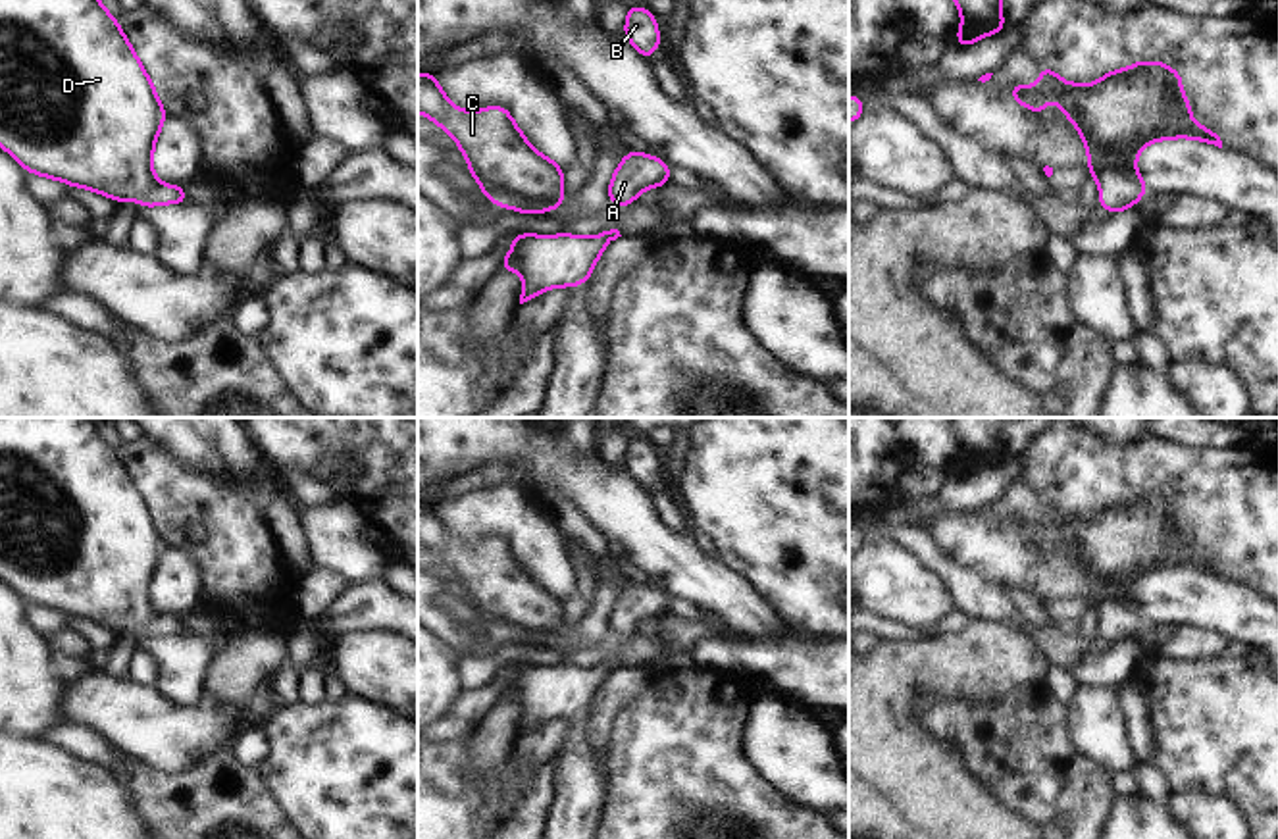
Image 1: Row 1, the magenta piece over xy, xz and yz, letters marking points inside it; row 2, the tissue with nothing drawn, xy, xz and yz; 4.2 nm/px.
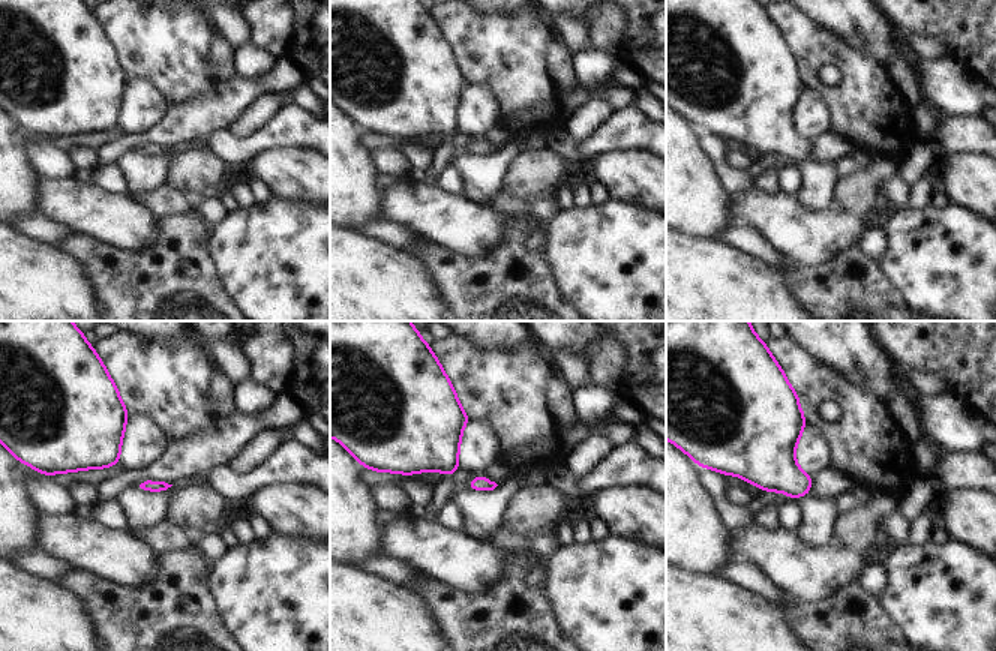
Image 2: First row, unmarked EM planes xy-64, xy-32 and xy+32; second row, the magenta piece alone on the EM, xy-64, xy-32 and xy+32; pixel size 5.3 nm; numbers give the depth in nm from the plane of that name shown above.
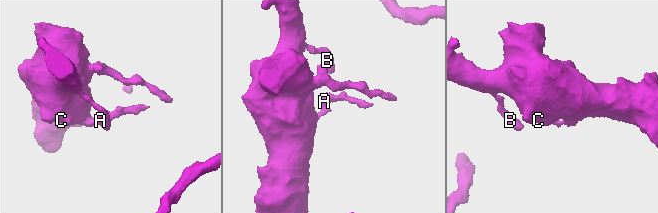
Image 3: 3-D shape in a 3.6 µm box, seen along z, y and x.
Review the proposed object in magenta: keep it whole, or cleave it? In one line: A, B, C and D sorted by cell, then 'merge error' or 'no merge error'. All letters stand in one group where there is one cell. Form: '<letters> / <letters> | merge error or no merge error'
A B C D | no merge error

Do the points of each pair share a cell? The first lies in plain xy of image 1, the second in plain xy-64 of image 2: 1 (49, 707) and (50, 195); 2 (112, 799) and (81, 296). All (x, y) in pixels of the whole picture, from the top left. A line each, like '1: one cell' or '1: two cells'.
1: two cells
2: one cell

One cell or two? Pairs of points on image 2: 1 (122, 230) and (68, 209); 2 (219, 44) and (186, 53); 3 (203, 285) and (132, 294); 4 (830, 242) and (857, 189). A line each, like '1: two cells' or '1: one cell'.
1: one cell
2: two cells
3: one cell
4: two cells

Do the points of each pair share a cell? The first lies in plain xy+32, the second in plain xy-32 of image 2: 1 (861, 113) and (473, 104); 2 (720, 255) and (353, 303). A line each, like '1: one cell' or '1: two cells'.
1: two cells
2: one cell

